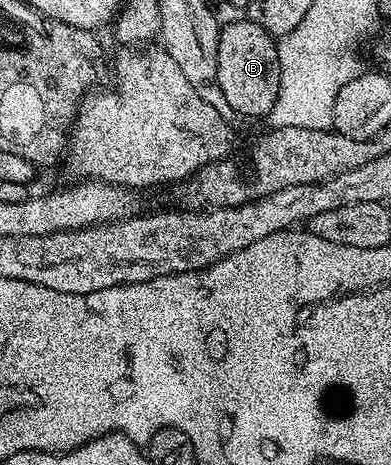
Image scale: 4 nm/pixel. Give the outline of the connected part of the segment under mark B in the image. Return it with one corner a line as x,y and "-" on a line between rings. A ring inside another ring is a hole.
242,19
221,25
219,59
215,82
226,106
241,117
268,118
279,95
279,51
277,41
254,21

